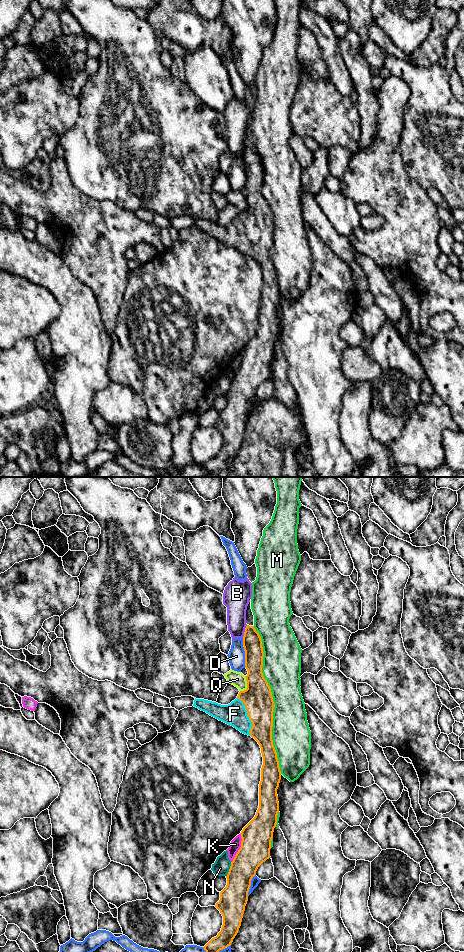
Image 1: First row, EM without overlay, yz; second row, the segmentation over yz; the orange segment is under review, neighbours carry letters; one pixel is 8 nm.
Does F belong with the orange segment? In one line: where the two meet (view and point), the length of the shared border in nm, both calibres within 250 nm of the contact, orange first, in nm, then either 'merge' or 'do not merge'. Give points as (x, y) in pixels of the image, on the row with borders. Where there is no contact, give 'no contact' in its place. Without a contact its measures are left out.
meets orange in yz at (248, 716); contact 320 nm long; 240 nm thick on the orange side, 190 nm on the other; merge

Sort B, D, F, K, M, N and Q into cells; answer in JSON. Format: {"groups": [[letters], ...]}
{"groups": [["B"], ["D"], ["F"], ["K"], ["M"], ["N"], ["Q"]]}

